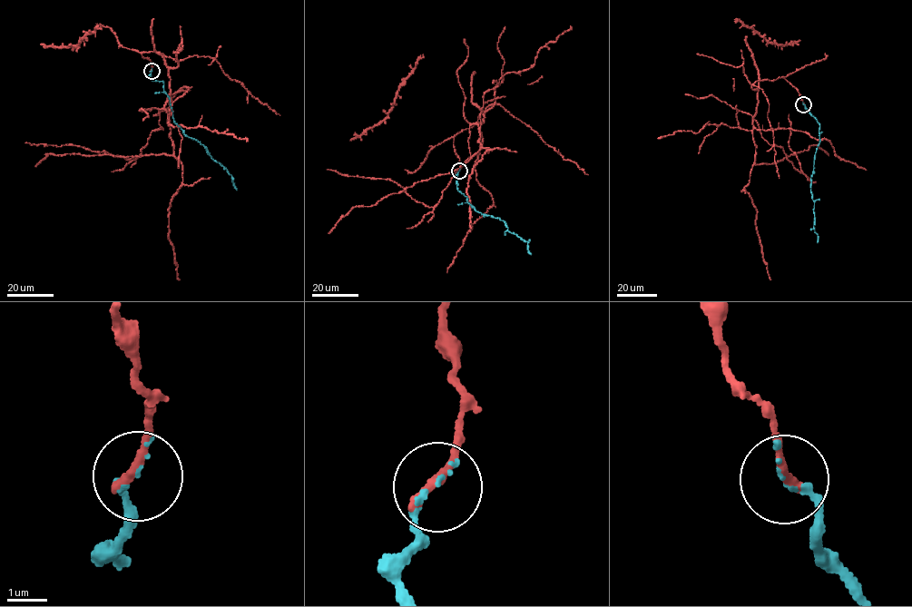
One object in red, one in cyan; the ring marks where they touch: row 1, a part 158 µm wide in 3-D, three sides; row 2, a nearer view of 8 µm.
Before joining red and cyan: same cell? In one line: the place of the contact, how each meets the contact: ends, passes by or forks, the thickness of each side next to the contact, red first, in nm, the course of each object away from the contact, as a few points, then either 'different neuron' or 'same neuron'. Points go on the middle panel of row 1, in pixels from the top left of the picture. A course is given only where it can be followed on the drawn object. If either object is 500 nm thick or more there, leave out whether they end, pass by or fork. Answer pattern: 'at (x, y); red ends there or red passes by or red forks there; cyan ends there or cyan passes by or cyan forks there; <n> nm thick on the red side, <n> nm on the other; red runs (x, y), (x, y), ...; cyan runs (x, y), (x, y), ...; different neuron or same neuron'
at (459, 171); red ends there; cyan passes by; 280 nm thick on the red side, 70 nm on the other; red runs (459, 171), (454, 137), (495, 102), (477, 122), (480, 149), (468, 161), (375, 205), (355, 206), (328, 233); cyan runs (459, 171), (456, 186), (467, 201), (483, 215), (505, 222), (508, 230), (527, 242), (531, 253); same neuron

